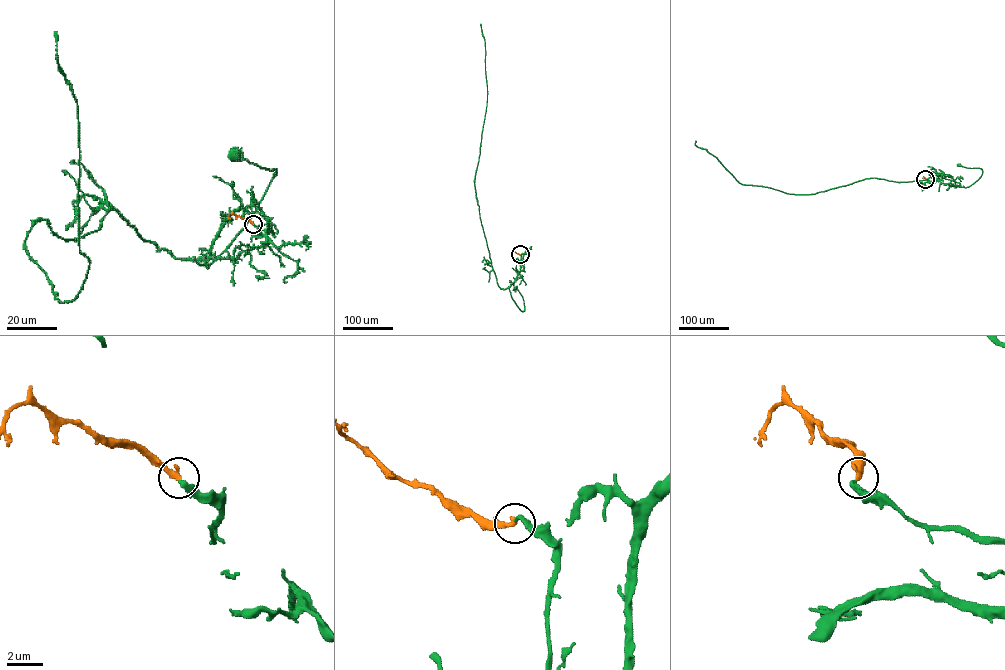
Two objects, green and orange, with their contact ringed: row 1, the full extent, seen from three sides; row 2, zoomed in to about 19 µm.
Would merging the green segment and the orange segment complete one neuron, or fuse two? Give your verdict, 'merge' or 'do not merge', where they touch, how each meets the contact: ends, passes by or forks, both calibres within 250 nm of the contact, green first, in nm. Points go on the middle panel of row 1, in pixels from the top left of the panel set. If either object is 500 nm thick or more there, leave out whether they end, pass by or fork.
merge | (520, 254) | green ends | orange ends | 240/320 nm

